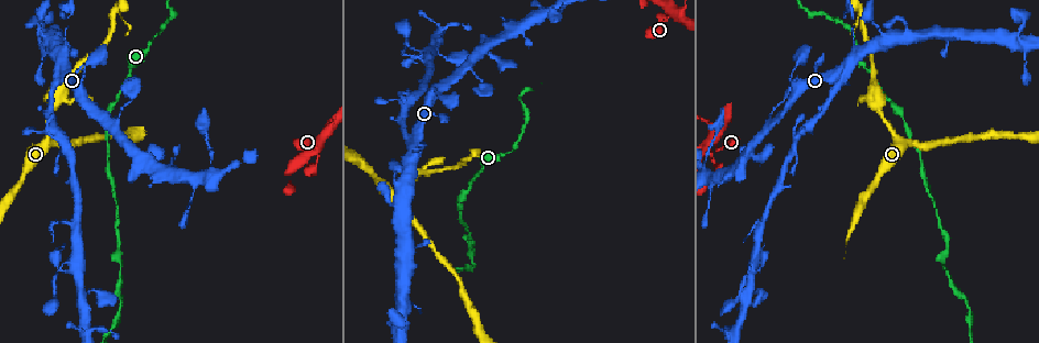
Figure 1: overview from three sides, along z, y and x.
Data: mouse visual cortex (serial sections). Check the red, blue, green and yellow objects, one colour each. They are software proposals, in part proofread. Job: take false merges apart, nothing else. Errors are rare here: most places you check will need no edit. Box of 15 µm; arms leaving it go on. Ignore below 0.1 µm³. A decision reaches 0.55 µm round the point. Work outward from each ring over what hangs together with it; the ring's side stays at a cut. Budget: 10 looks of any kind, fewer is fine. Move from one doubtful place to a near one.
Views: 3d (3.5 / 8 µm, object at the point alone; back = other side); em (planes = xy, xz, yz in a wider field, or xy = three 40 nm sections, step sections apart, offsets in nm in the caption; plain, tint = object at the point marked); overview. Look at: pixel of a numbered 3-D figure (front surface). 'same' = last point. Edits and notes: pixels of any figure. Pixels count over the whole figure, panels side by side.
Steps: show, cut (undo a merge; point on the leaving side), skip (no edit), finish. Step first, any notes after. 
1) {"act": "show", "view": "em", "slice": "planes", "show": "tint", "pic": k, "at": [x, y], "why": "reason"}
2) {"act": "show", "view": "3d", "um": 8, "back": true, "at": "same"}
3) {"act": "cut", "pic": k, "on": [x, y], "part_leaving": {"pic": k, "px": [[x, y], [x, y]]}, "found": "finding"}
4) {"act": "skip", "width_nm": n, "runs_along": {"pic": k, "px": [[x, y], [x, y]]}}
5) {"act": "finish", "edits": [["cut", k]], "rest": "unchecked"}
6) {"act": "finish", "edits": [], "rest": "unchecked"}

{"act": "show", "view": "3d", "um": 3.5, "pic": 1, "at": [950, 280], "why": "narrows sharply"}

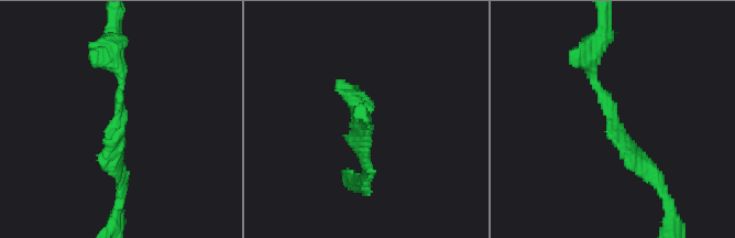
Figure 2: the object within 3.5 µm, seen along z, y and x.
{"act": "show", "view": "em", "slice": "xy", "step": 1, "show": "tint", "pic": 2, "at": [116, 117], "why": "need the tissue"}

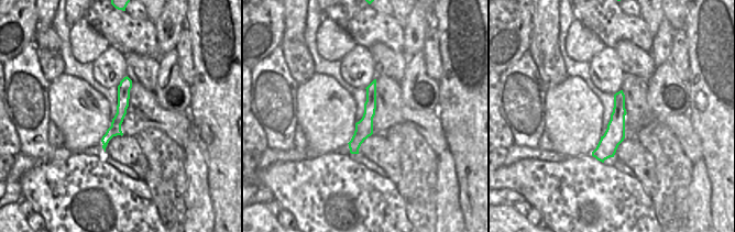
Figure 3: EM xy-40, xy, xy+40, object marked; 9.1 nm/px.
{"act": "skip", "width_nm": 160, "runs_along": {"pic": 2, "px": [[596, 49], [591, 76], [607, 114], [655, 174]]}, "found": "continuous, no second cell"}

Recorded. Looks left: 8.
{"act": "show", "view": "3d", "um": 3.5, "pic": 1, "at": [49, 145], "why": "sudden change in width"}

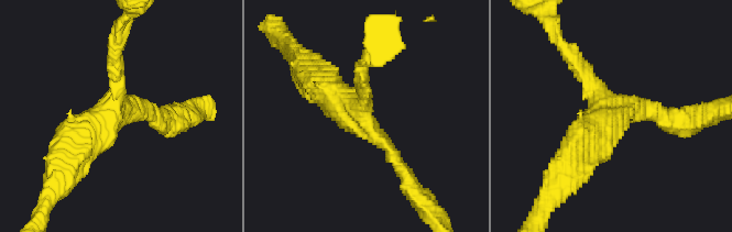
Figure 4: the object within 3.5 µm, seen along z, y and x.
{"act": "show", "view": "em", "slice": "xy", "step": 2, "show": "tint", "pic": 4, "at": [127, 113], "arms": 3, "arm_widths_nm": [200, 250, 500], "why": "now the EM"}

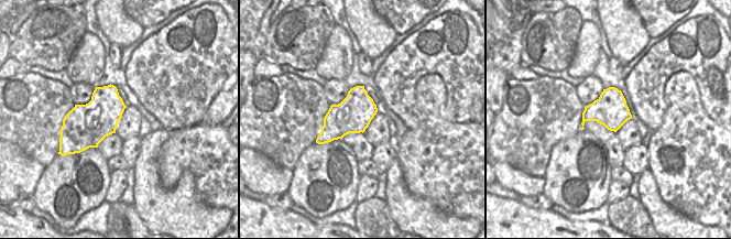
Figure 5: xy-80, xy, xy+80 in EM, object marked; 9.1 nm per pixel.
{"act": "show", "view": "em", "slice": "xy", "step": 1, "show": "tint", "at": "same", "why": "another direction"}

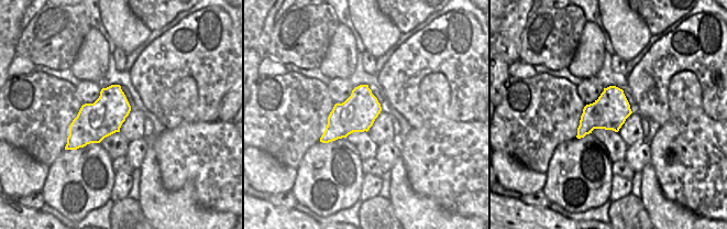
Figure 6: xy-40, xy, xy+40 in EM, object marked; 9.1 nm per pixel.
{"act": "skip", "runs_along": {"pic": 4, "px": [[326, 88], [388, 147], [414, 192]]}, "found": "continuous, no second cell"}

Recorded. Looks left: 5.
{"act": "show", "view": "3d", "um": 3.5, "pic": 1, "at": [838, 83], "why": "abrupt turn"}

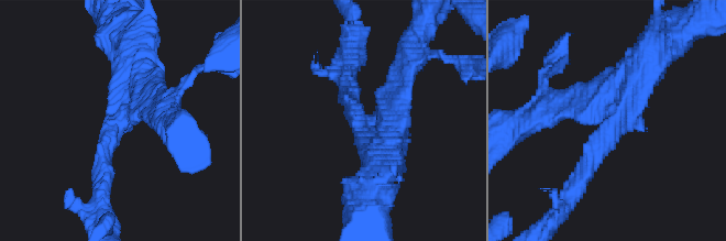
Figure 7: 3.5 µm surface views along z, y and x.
{"act": "show", "view": "em", "slice": "xy", "step": 2, "show": "tint", "pic": 7, "at": [370, 125], "arms": 3, "arm_widths_nm": [250, 250, 450]}

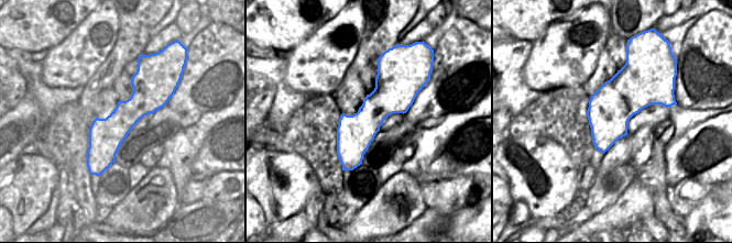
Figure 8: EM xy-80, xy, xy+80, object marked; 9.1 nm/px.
{"act": "show", "view": "em", "slice": "xy", "step": 3, "show": "tint", "at": "same"}

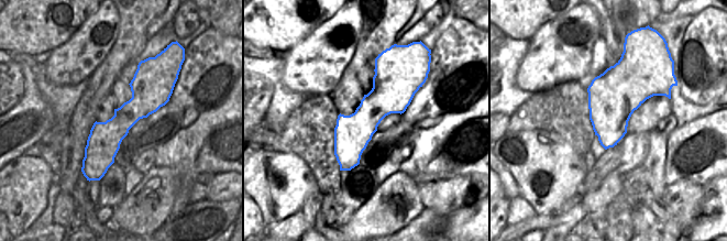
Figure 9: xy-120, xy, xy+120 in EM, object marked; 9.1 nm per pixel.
{"act": "skip", "runs_along": {"pic": 9, "px": [[144, 69], [96, 171]]}, "found": "all the same cell"}

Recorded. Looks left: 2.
{"act": "show", "view": "3d", "um": 8, "pic": 1, "at": [322, 136], "why": "thin arm on a thick one"}

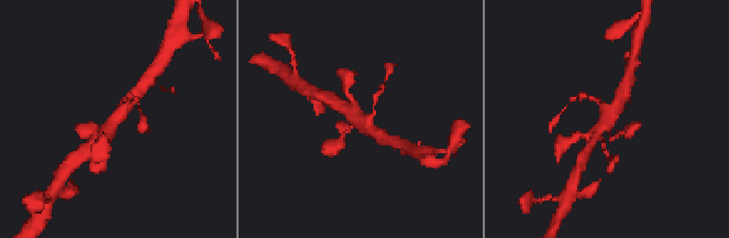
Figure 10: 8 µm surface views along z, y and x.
{"act": "show", "view": "3d", "um": 3.5, "pic": 10, "at": [604, 123], "why": "closer look"}

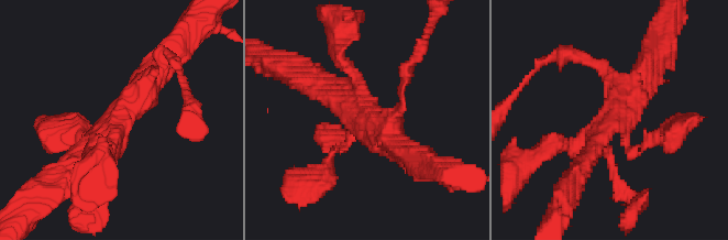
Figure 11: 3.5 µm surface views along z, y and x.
{"act": "skip", "runs_along": {"pic": 11, "px": [[87, 142], [108, 149], [168, 61]]}, "found": "all the same cell"}

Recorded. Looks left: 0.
{"act": "finish", "edits": [], "rest": "unchecked"}

